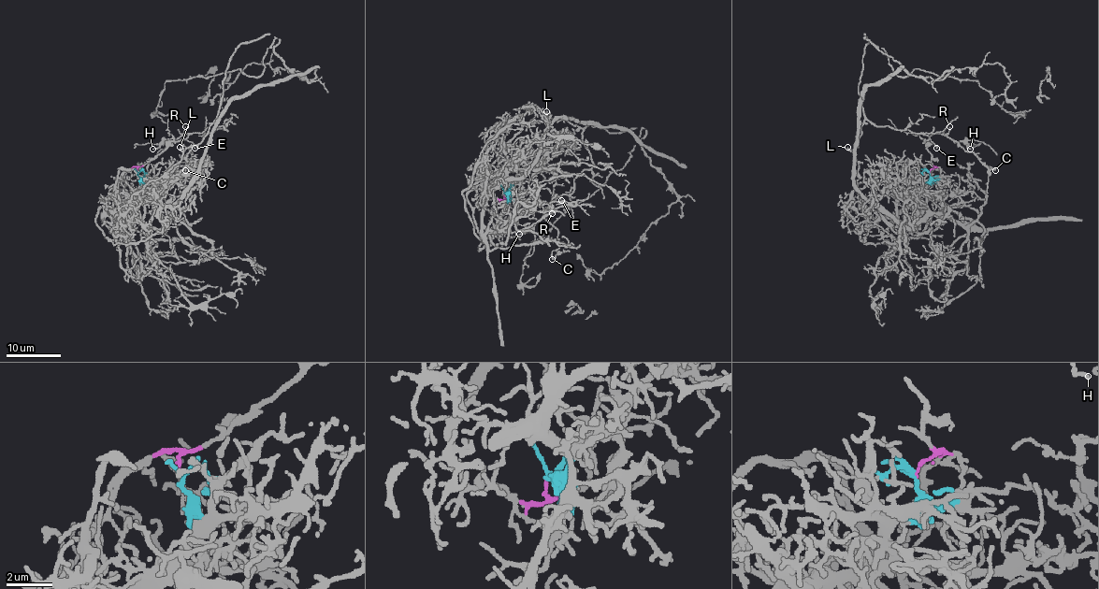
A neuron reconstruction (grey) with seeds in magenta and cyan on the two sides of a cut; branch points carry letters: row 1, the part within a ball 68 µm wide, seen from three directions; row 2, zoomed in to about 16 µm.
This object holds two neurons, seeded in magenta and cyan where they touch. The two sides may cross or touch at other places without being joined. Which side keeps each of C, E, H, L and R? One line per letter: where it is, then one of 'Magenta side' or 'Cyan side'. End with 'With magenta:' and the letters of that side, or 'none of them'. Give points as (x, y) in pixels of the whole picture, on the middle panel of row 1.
C: Place: (552, 259). Magenta side
E: Place: (561, 200). Magenta side
H: Place: (519, 234). Magenta side
L: Place: (546, 111). Magenta side
R: Place: (552, 213). Magenta side
With magenta: C, E, H, L, R

